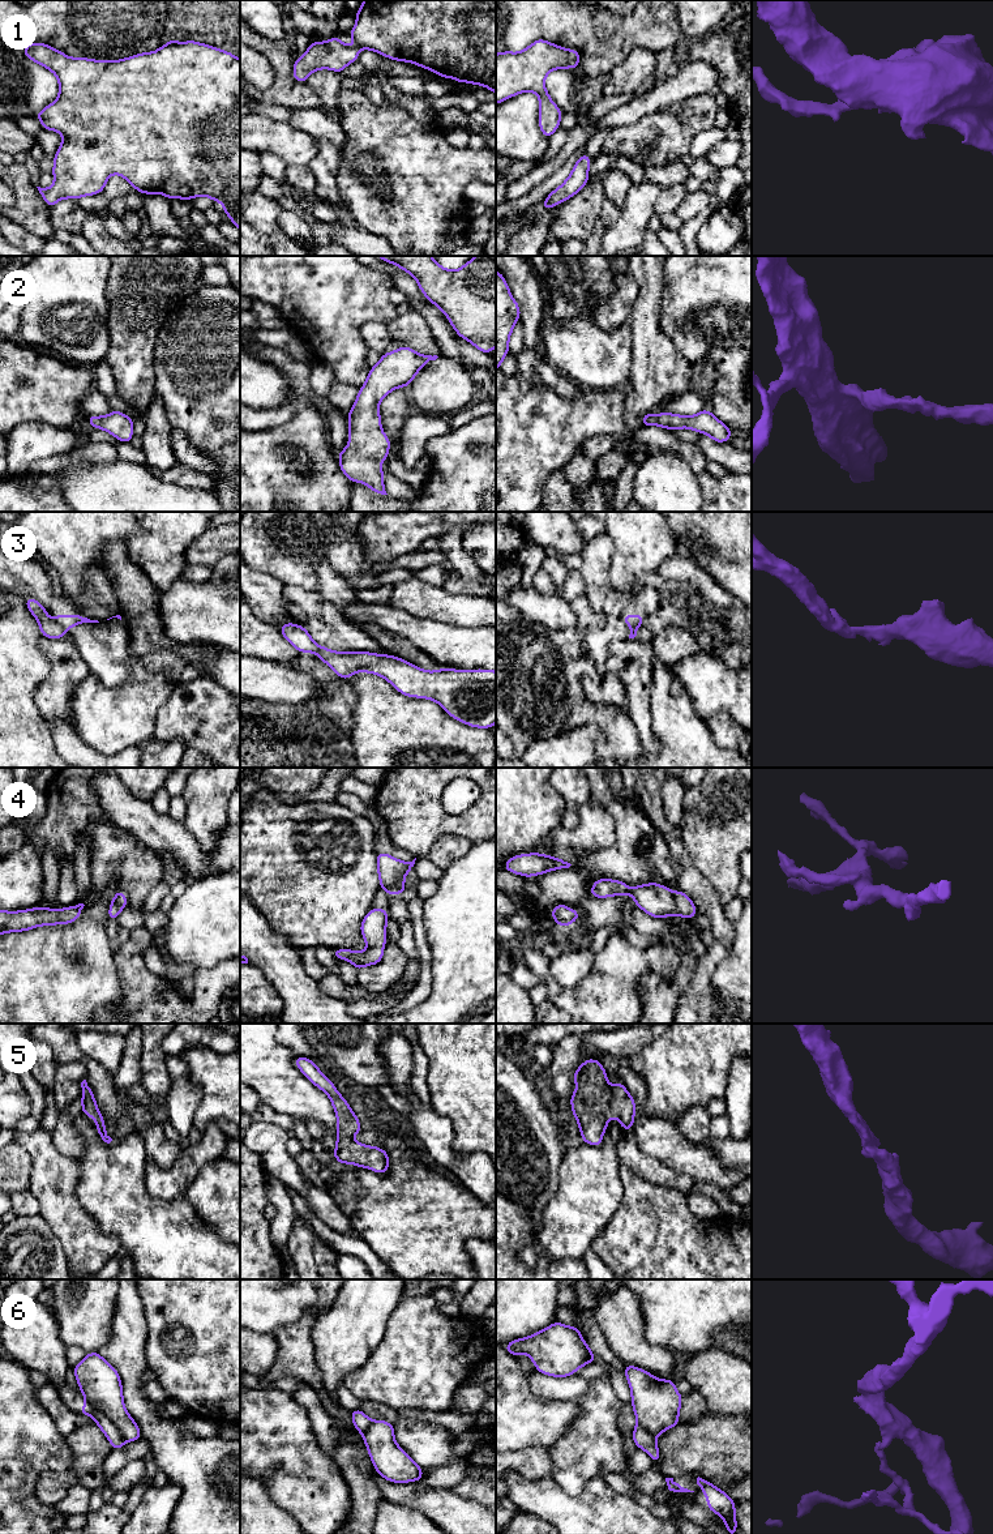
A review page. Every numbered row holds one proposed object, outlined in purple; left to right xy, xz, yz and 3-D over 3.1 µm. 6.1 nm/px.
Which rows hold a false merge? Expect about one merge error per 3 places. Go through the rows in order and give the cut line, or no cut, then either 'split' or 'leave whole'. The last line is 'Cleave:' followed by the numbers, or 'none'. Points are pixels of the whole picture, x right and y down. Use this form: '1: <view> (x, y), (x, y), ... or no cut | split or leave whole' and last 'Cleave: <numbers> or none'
1: no cut | leave whole
2: no cut | leave whole
3: xy (54, 620), (64, 629) | split
4: no cut | leave whole
5: no cut | leave whole
6: xy (86, 1400), (116, 1427), (125, 1440) | split
Cleave: 3, 6

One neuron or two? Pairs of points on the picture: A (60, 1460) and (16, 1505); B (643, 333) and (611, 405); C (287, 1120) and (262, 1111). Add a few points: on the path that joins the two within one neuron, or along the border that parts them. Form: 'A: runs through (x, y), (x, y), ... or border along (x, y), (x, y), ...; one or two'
A: runs through (45, 1460), (16, 1490); one
B: border along (626, 389), (624, 400), (625, 421); two
C: runs through (281, 1119), (269, 1115); one

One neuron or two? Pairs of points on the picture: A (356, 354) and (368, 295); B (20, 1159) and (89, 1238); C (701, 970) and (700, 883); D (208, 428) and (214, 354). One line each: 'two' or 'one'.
A: one
B: two
C: one
D: one

